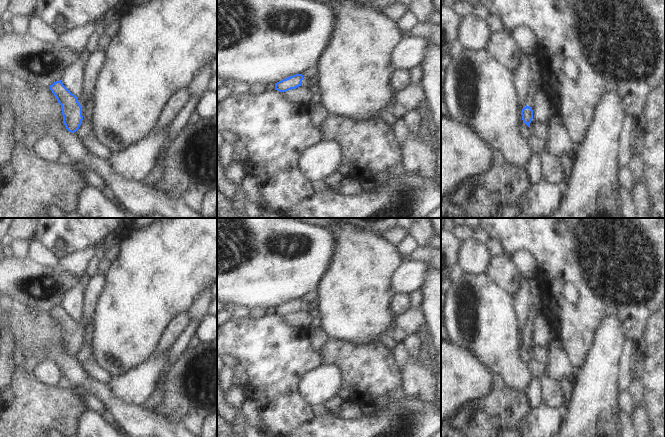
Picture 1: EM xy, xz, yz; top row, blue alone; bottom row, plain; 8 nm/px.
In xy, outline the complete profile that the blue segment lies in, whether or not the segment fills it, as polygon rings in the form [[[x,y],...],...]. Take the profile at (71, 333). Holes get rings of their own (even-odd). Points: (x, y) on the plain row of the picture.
[[[95,273],[90,280],[85,290],[82,290],[78,295],[84,300],[83,320],[77,322],[72,318],[61,306],[61,304],[50,309],[50,314],[61,329],[63,347],[66,353],[74,357],[78,355],[82,348],[82,329],[86,328],[87,324],[93,320],[98,298],[104,290],[106,278],[100,273]]]

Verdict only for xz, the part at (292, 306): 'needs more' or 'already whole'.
needs more

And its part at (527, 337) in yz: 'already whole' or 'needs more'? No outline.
needs more

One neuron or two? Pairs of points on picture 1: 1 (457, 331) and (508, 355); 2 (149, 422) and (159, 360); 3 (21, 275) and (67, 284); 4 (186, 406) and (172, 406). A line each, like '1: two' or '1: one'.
1: one
2: two
3: one
4: one

